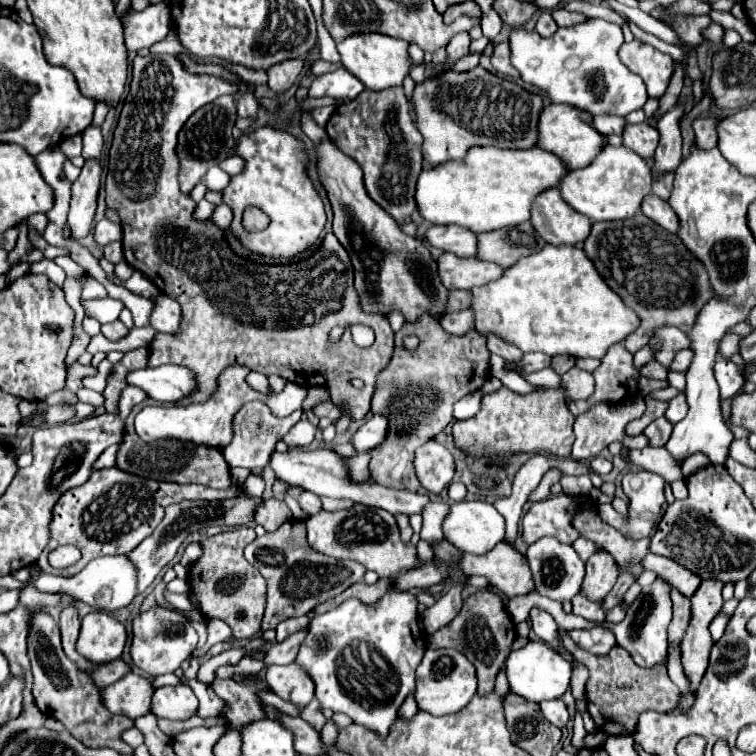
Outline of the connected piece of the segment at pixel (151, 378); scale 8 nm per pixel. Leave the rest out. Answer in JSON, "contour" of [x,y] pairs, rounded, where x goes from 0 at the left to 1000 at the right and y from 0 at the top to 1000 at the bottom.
{"contour":[[[210,484],[179,489],[168,497],[173,511],[184,511],[197,526],[208,532],[231,534],[245,524],[261,519],[261,500],[255,489],[242,484]]]}

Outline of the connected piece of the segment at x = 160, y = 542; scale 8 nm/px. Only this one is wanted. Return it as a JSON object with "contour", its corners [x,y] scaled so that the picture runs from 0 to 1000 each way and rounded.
{"contour":[[[316,653],[311,659],[298,659],[298,661],[258,661],[258,664],[239,664],[239,667],[229,667],[218,675],[218,685],[213,688],[213,693],[205,698],[205,704],[200,709],[194,709],[176,730],[168,733],[168,741],[181,751],[181,786],[192,783],[194,775],[208,765],[208,759],[216,754],[216,749],[221,749],[237,722],[242,720],[242,714],[266,698],[274,696],[329,696],[335,693],[335,672],[340,667],[340,659],[329,656],[329,653]]]}

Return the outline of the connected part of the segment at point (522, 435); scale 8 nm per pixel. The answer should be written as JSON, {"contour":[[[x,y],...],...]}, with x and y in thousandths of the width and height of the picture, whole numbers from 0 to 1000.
{"contour":[[[673,513],[642,521],[636,542],[618,556],[602,556],[602,590],[623,603],[647,603],[652,611],[673,611],[679,601],[725,598],[735,604],[751,604],[761,582],[761,550],[742,529],[742,519],[716,513],[705,521],[684,521]]]}

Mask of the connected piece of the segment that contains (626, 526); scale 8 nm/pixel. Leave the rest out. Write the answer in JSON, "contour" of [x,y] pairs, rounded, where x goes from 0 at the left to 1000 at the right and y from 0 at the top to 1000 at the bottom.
{"contour":[[[845,622],[845,624],[829,624],[824,630],[824,648],[832,659],[832,669],[829,669],[829,683],[821,683],[816,680],[816,675],[808,669],[808,667],[795,667],[792,669],[792,680],[795,685],[808,693],[811,698],[816,698],[827,712],[832,714],[845,714],[845,712],[853,712],[861,706],[872,680],[874,680],[874,669],[880,667],[880,635],[877,630],[872,627],[864,627],[864,624],[856,624],[856,622]]]}

